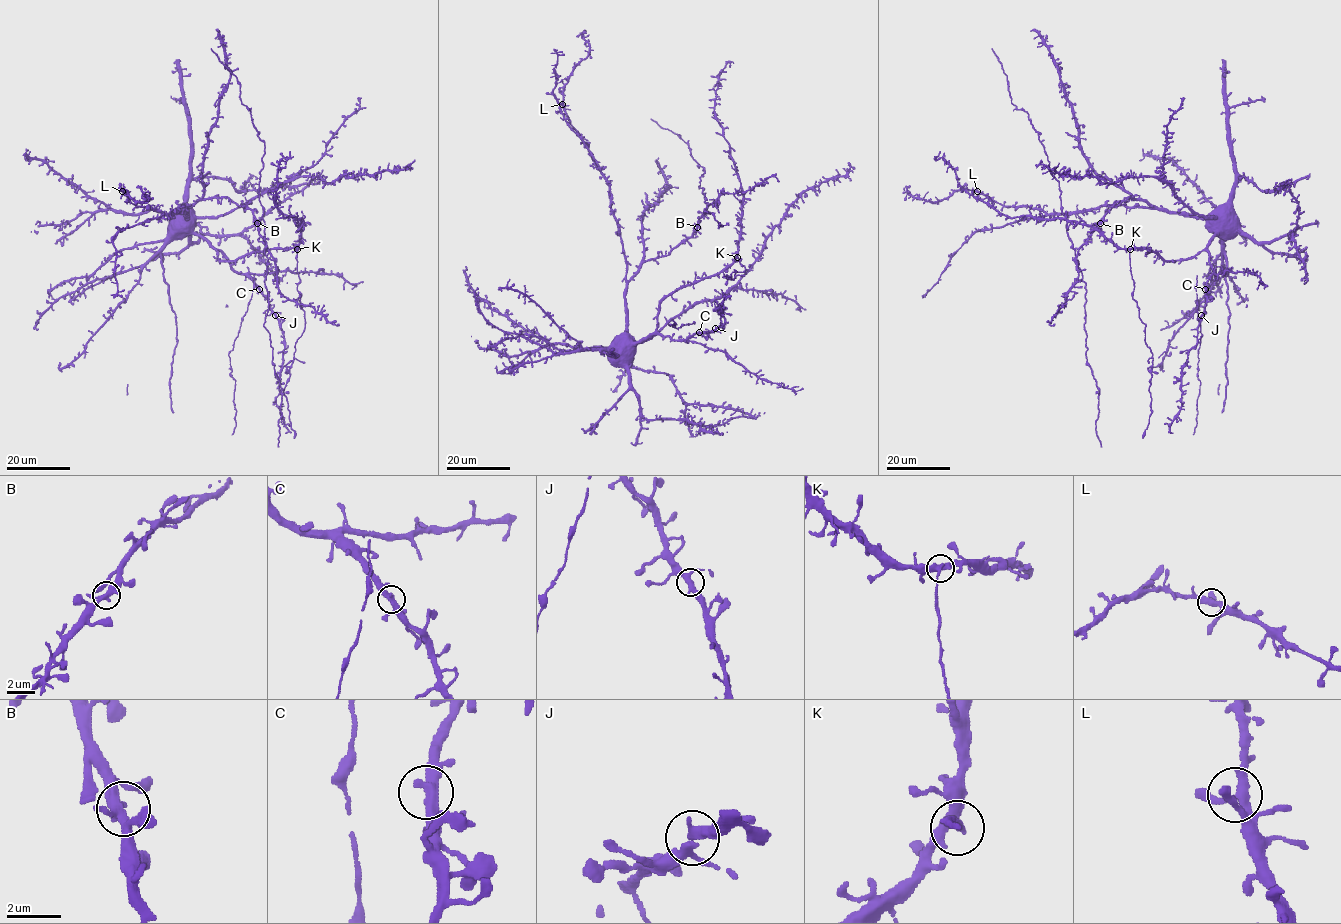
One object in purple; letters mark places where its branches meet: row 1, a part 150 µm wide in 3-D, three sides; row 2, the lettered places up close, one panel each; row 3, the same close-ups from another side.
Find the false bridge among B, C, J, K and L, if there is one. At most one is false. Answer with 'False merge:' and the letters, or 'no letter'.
False merge: K

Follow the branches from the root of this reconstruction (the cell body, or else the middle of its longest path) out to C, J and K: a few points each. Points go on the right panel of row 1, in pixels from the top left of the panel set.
C: (1219, 210), (1215, 213), (1215, 233), (1207, 245), (1213, 274), (1205, 289)
J: (1219, 210), (1215, 213), (1215, 233), (1207, 245), (1213, 274), (1206, 283), (1206, 303), (1201, 315)
K: (1219, 210), (1215, 213), (1214, 237), (1191, 258), (1164, 260), (1149, 248), (1130, 249)

